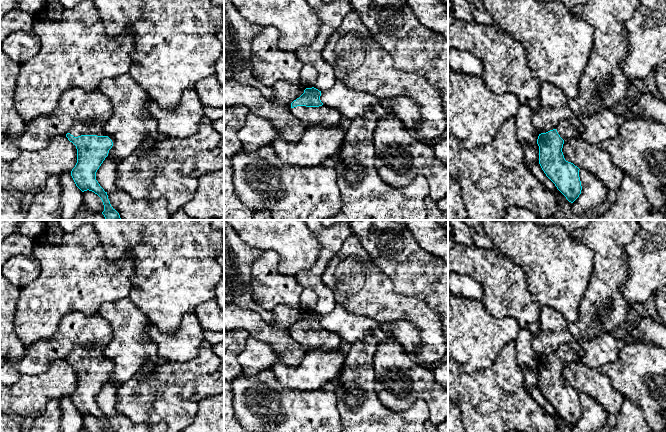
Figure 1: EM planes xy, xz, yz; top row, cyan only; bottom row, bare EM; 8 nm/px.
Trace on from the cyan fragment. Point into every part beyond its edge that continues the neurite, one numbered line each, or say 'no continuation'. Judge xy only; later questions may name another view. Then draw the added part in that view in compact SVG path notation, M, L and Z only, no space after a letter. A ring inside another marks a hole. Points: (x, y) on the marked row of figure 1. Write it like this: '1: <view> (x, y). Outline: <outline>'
1: xy (97, 128). Outline: M103 122L77 124L69 131L69 133L74 137L81 135L105 136L104 124L105 123Z

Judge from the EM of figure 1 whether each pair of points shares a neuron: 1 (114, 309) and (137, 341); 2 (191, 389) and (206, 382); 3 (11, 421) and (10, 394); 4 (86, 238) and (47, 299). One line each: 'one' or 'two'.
1: one
2: one
3: two
4: one

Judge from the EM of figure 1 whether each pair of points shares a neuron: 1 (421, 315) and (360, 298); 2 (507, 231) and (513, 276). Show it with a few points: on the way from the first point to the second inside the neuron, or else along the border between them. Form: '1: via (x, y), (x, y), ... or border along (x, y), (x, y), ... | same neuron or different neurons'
1: via (406, 307), (386, 306), (375, 298) | same neuron
2: border along (492, 248), (517, 264), (527, 277) | different neurons

